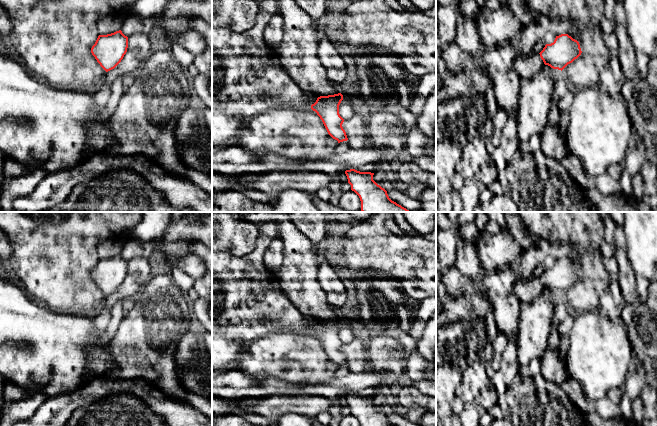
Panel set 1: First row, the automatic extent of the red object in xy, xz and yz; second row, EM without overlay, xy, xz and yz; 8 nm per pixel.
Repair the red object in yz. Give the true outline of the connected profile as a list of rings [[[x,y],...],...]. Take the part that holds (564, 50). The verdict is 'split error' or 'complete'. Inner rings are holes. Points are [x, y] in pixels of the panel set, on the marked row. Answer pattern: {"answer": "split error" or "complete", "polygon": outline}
{"answer": "split error", "polygon": [[[568,34],[556,36],[551,44],[546,44],[540,53],[532,53],[526,57],[517,56],[512,68],[520,79],[530,79],[544,65],[553,69],[563,70],[581,55],[582,51],[577,40]]]}

